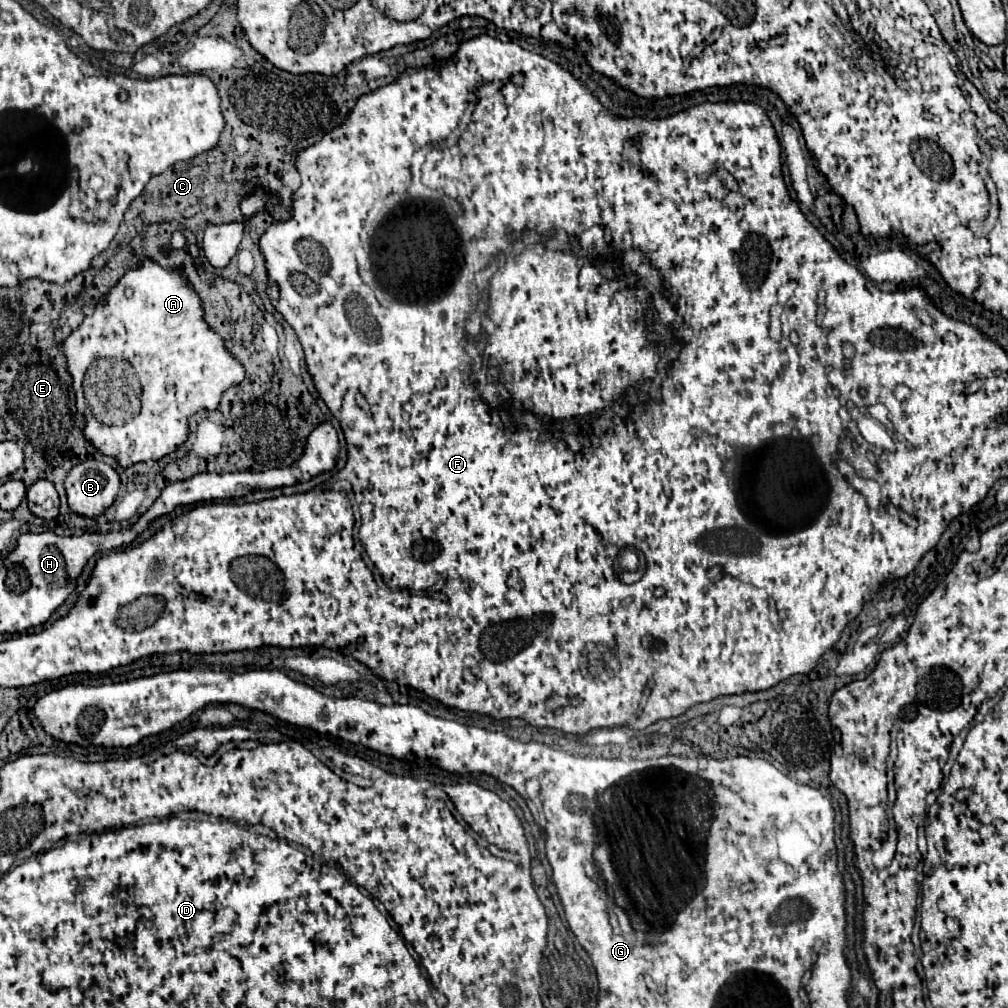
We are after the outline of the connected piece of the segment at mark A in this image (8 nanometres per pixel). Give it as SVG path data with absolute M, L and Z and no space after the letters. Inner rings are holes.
M144 259L138 269L128 269L116 287L108 291L96 303L94 313L88 315L80 327L72 331L72 335L64 341L64 353L68 359L68 371L72 375L72 387L76 393L76 407L84 415L86 425L82 429L84 437L104 455L114 457L122 467L130 467L148 459L162 459L168 453L176 451L188 439L188 419L198 411L216 411L222 399L222 393L232 385L238 385L246 369L244 365L226 349L224 339L204 321L204 307L200 295L192 289L190 281L184 275L182 267L164 269L152 259ZM98 357L116 357L126 359L136 369L136 375L142 385L142 411L132 421L120 427L100 425L96 417L90 413L84 393L82 393L82 377L90 363Z

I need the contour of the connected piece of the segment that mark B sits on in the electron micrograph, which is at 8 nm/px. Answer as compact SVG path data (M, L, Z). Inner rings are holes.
M92 459L84 461L84 465L76 465L76 469L68 473L64 487L70 511L92 519L102 515L114 503L120 477L110 465Z

